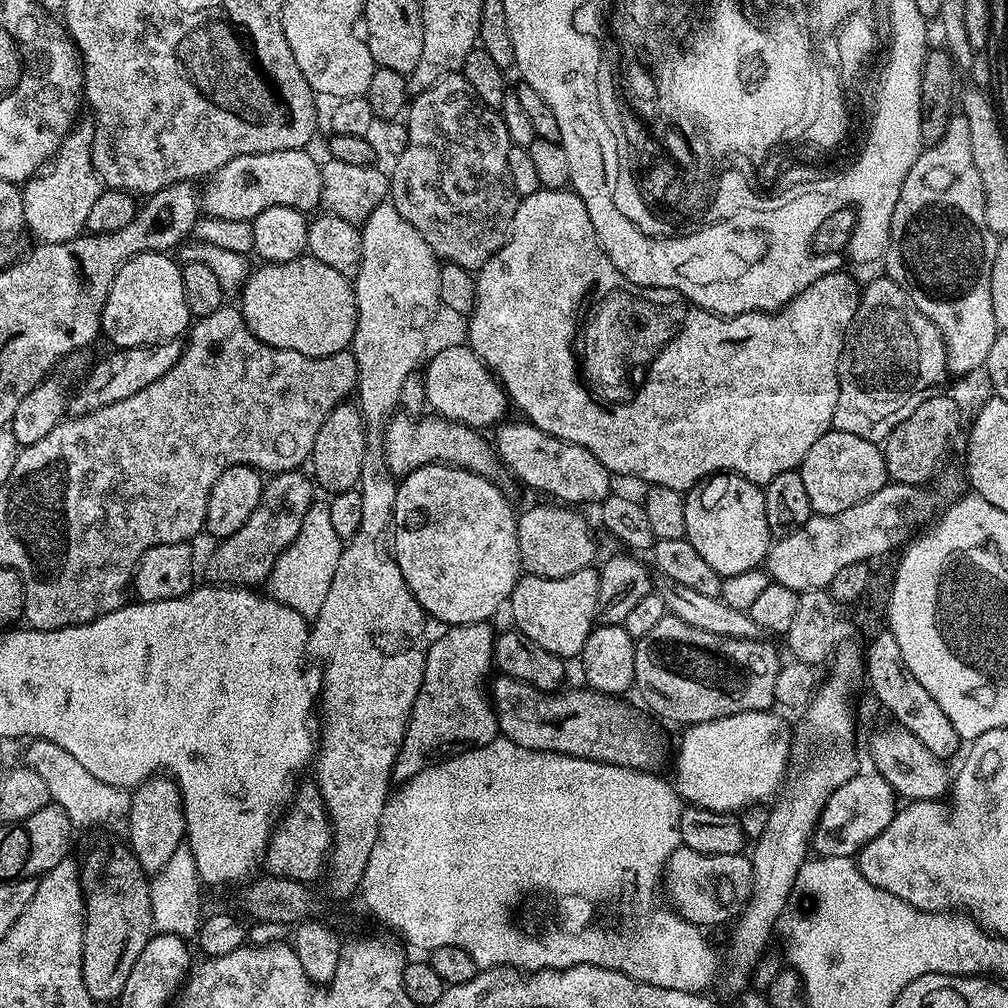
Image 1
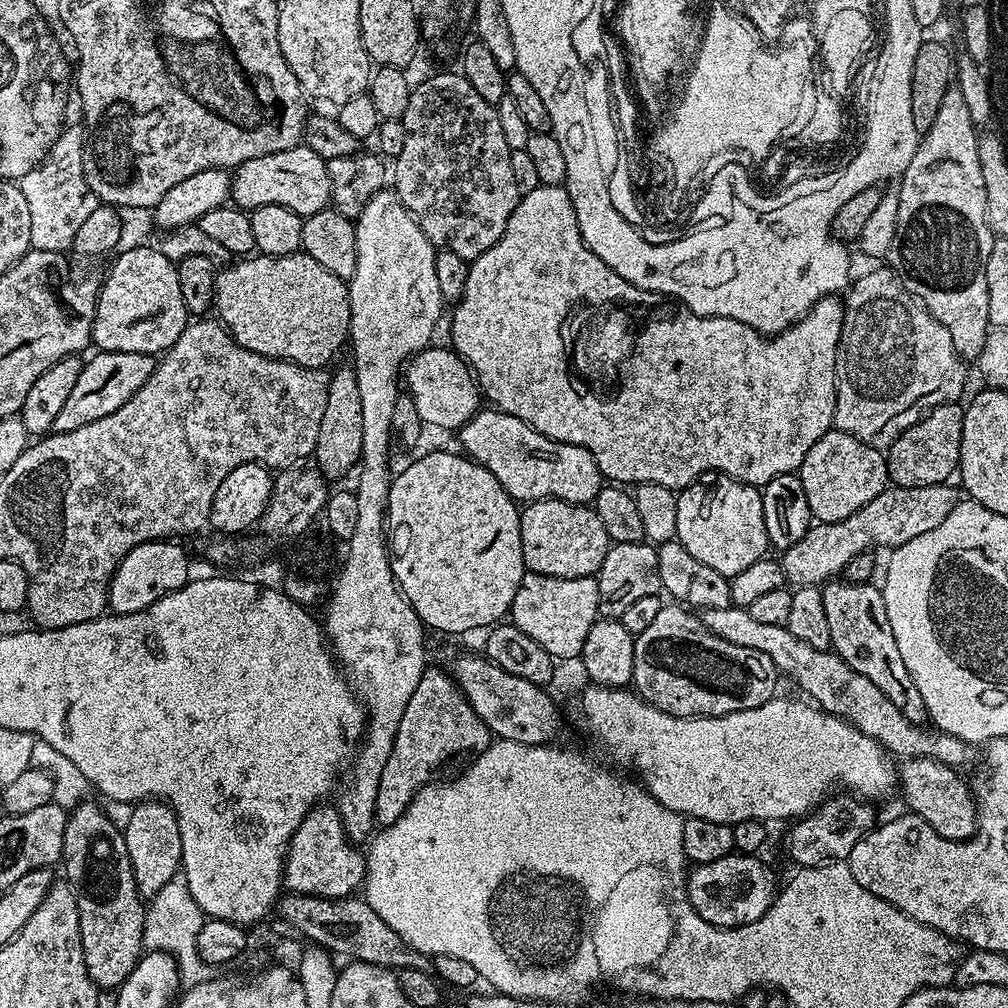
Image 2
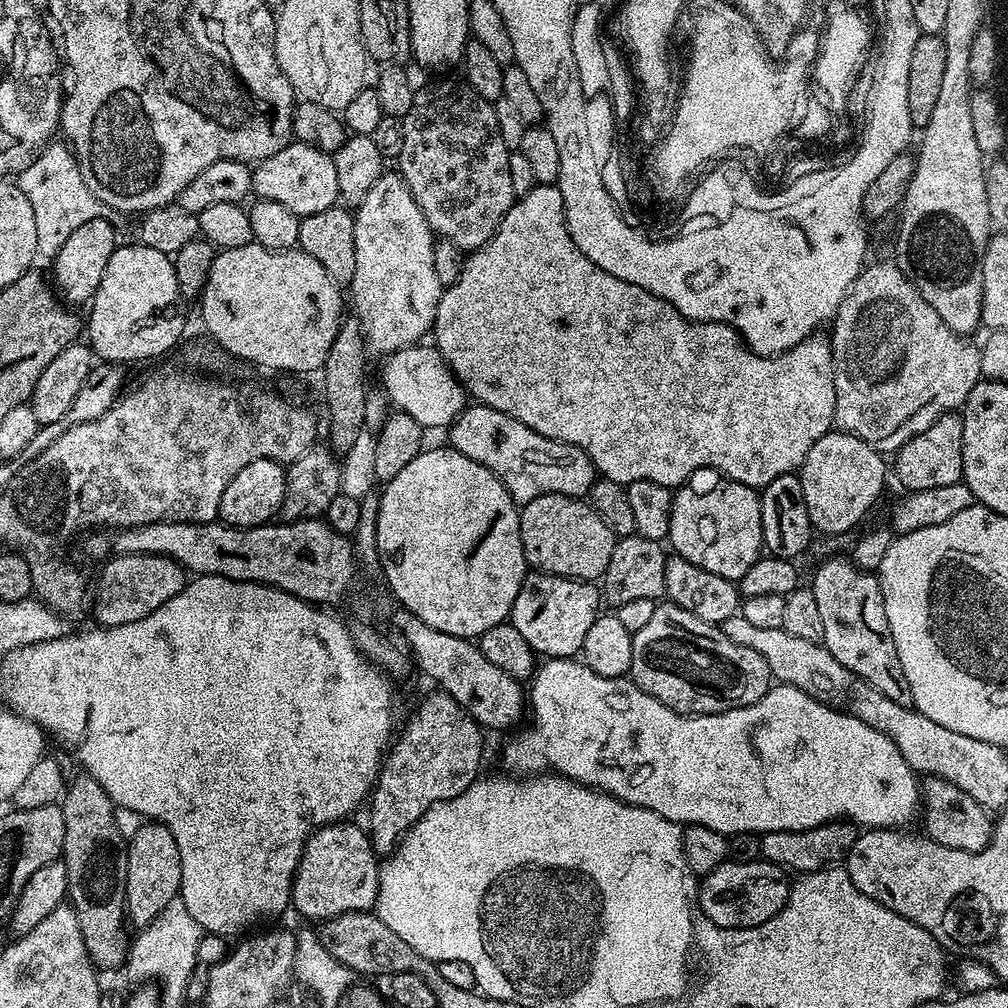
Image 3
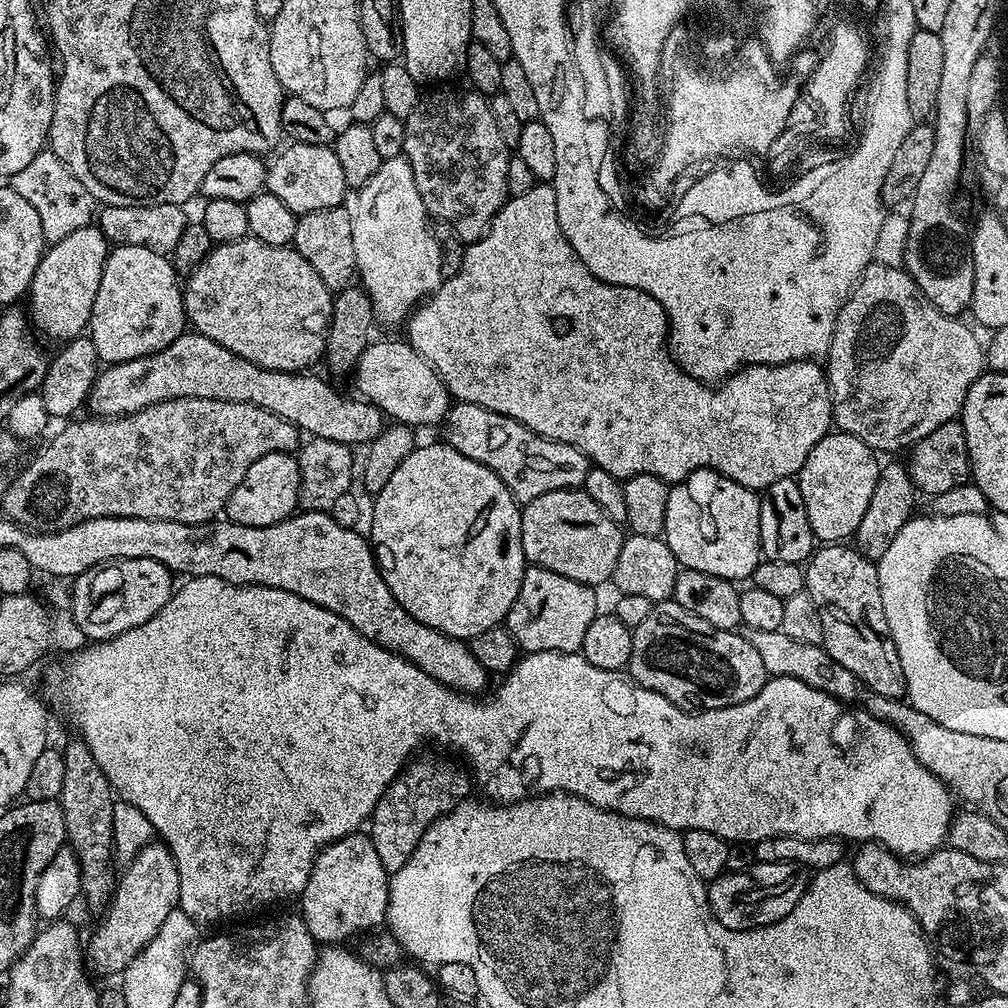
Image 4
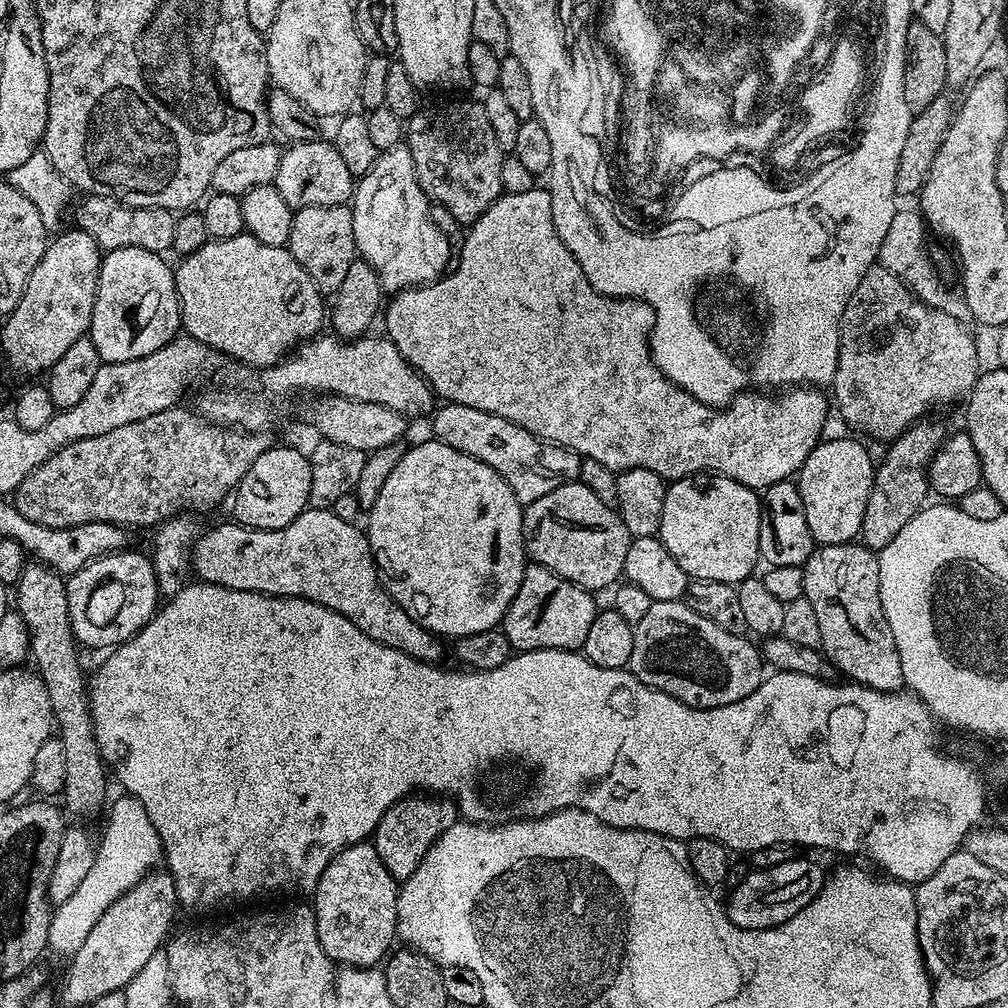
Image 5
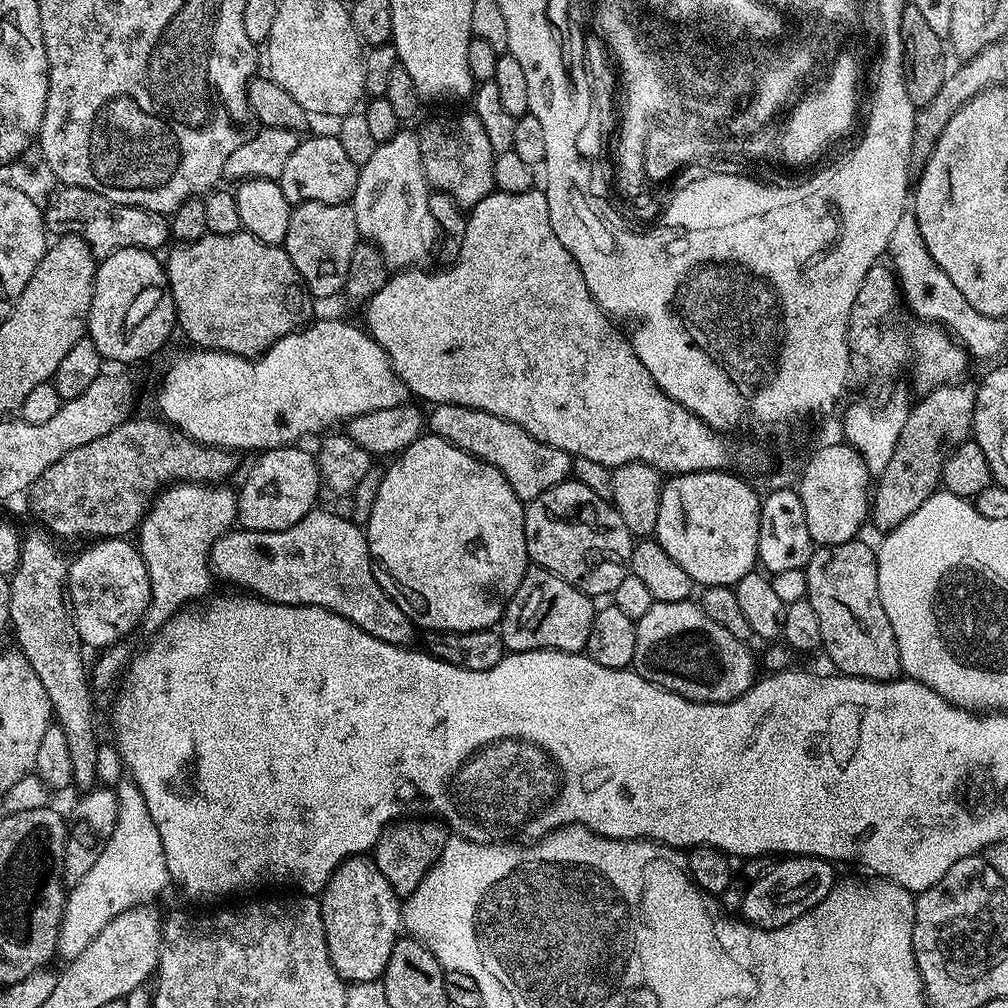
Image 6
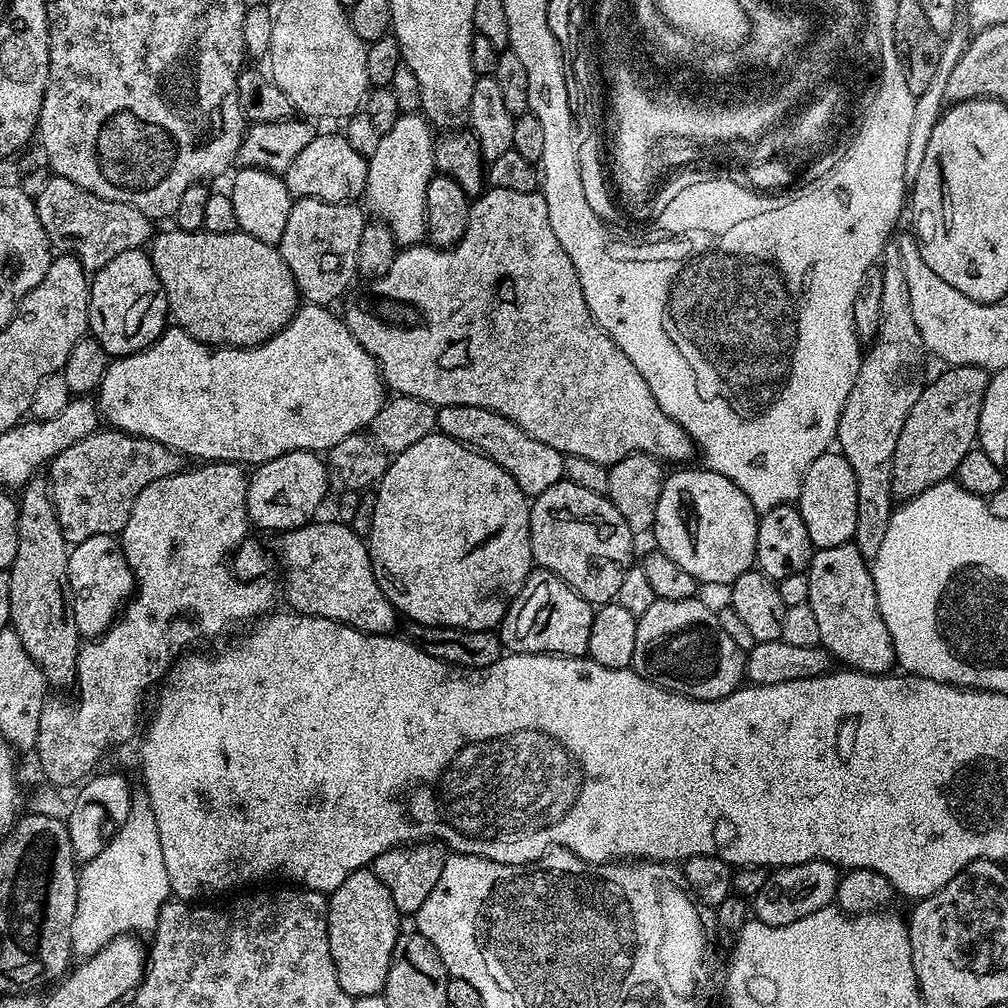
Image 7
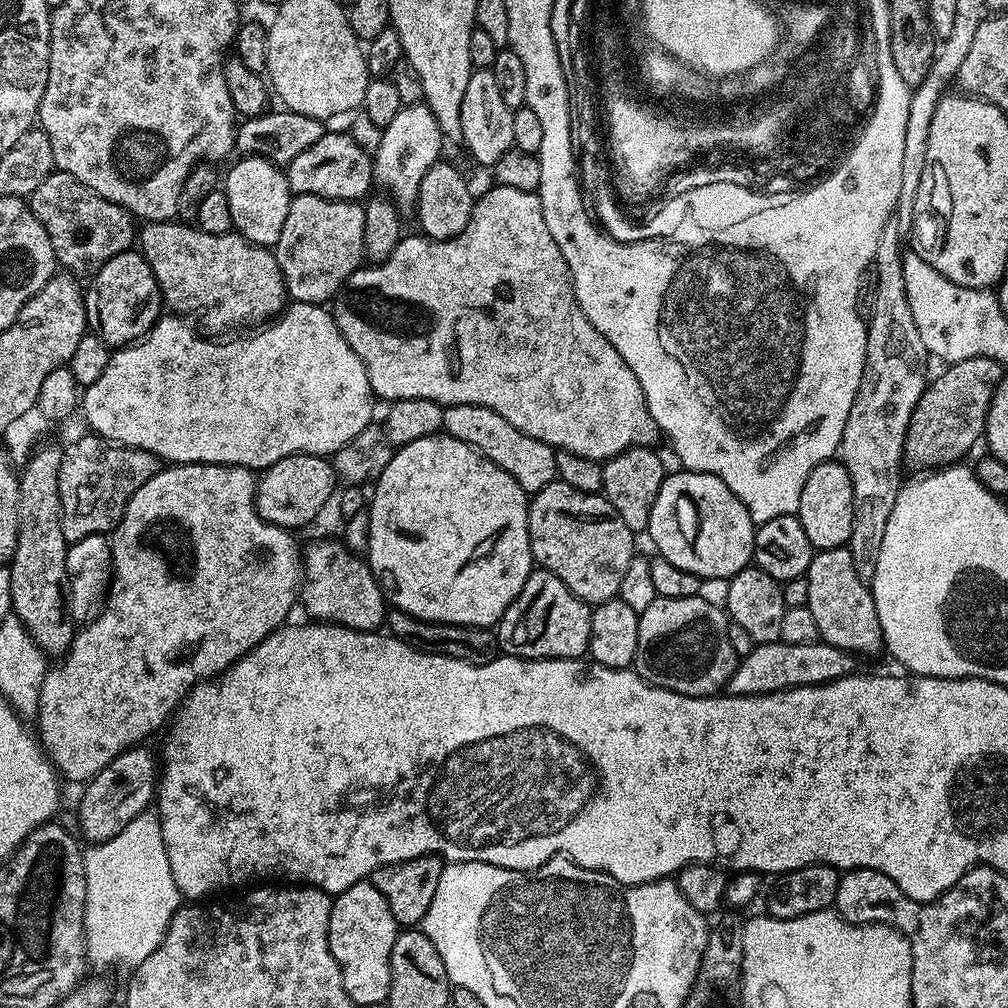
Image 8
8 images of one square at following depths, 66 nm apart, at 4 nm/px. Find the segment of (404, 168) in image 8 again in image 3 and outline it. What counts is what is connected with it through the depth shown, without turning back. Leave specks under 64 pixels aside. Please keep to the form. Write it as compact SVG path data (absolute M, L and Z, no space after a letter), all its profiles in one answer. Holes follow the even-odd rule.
M385 171L384 175L370 186L370 194L355 209L354 215L354 278L350 285L350 308L354 318L364 331L364 343L369 353L387 358L393 352L421 343L424 335L433 331L436 311L442 291L434 271L434 233L426 222L414 194L406 182L395 171Z

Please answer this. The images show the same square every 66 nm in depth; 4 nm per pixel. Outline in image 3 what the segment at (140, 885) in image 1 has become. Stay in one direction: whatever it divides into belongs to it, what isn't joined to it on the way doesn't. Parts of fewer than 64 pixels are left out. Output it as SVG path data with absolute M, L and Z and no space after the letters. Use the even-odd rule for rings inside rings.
M90 775L71 777L60 809L66 822L62 859L68 871L70 906L76 912L88 956L97 969L118 969L128 956L130 932L126 927L126 838L118 830L116 805L110 794Z

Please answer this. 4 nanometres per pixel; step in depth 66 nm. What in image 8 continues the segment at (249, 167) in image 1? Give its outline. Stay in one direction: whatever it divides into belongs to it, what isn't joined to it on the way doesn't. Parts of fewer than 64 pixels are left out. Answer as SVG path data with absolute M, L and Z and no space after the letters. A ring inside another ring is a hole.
M328 130L325 131L322 138L318 138L318 142L314 142L314 146L310 146L310 150L302 150L302 154L298 154L298 158L294 158L286 165L288 185L291 186L293 193L297 196L314 194L327 200L355 200L360 202L374 188L372 162L373 157L369 152L362 150L362 146L358 146L358 142L354 142L354 138L347 131L332 132L332 130Z

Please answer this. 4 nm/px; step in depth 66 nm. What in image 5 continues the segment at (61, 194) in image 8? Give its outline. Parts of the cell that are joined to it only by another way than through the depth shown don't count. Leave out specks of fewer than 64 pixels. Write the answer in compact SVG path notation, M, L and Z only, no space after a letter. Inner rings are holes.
M85 195L84 201L76 208L75 227L81 228L86 234L90 234L94 238L94 242L98 242L98 246L105 253L113 252L119 248L126 246L134 246L142 250L150 250L161 254L167 253L172 246L174 238L174 226L176 225L176 216L166 208L135 208L129 204L120 204L117 200L111 200L105 196Z

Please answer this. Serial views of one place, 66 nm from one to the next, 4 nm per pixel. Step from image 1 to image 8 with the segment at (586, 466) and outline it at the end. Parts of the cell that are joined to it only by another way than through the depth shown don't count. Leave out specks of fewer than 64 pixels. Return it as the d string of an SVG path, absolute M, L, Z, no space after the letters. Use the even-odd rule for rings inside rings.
M450 404L444 409L443 431L449 436L466 442L475 452L480 452L487 460L494 462L494 466L502 466L518 486L529 494L541 492L547 484L557 479L556 453L557 449L546 442L538 442L538 438L530 438L530 434L522 434L502 414L494 414L486 406L473 404Z

